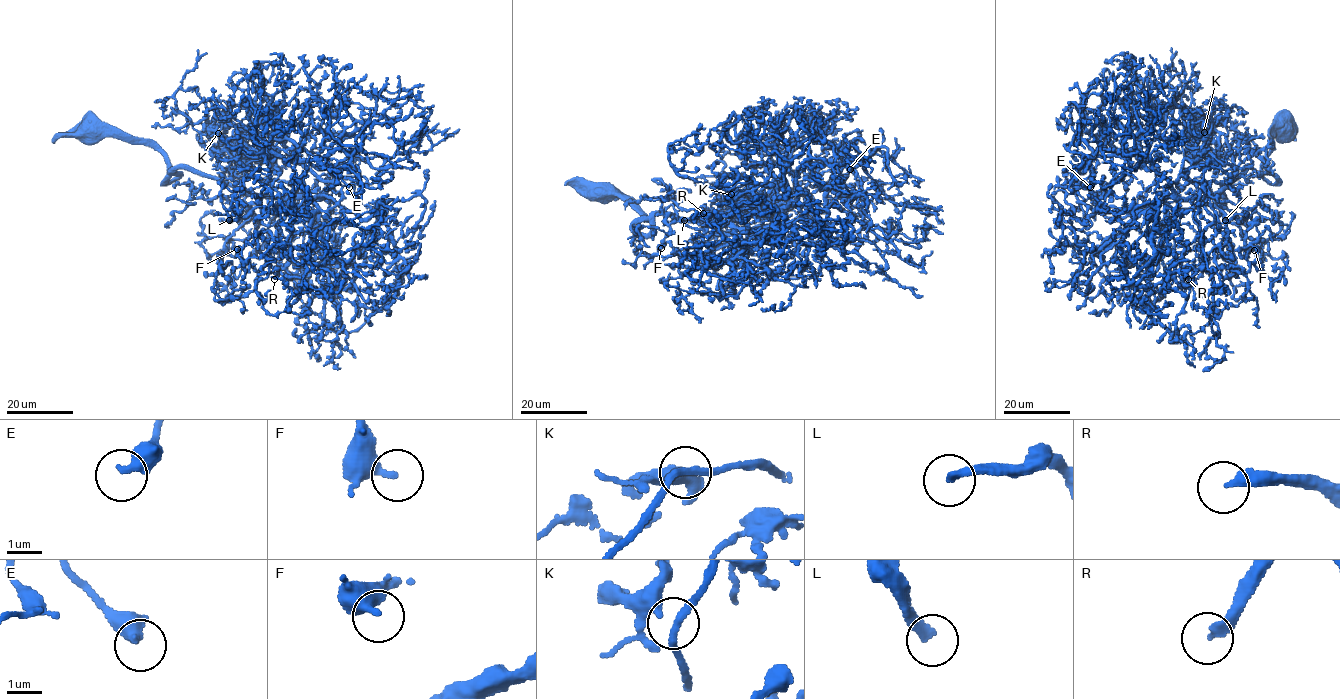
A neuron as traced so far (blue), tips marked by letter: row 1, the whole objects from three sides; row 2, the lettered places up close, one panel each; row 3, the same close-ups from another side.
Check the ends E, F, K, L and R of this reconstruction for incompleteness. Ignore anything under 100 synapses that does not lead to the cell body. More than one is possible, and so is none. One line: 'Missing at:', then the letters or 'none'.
Missing at: L, R

